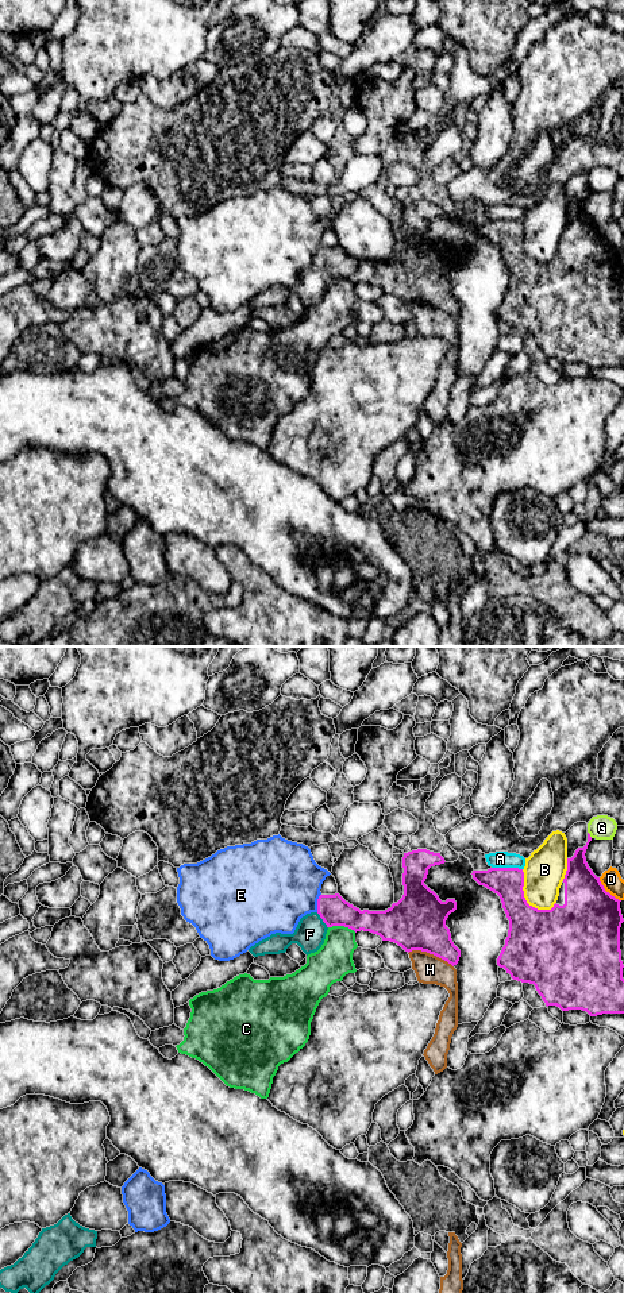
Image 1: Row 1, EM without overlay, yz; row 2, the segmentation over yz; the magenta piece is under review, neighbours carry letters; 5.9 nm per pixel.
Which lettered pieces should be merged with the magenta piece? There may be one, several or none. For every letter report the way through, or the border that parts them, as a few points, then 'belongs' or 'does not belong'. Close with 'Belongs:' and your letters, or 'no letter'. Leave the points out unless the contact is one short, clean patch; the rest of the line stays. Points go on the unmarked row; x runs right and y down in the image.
A: does not belong
B: does not belong
C: border along yz (328, 278), (347, 278), (355, 284); does not belong
D: does not belong
E: border along yz (320, 246), (316, 254), (316, 263); does not belong
F: runs through yz (334, 262), (323, 273), (309, 286); belongs
G: does not belong
H: does not belong
Belongs: F

